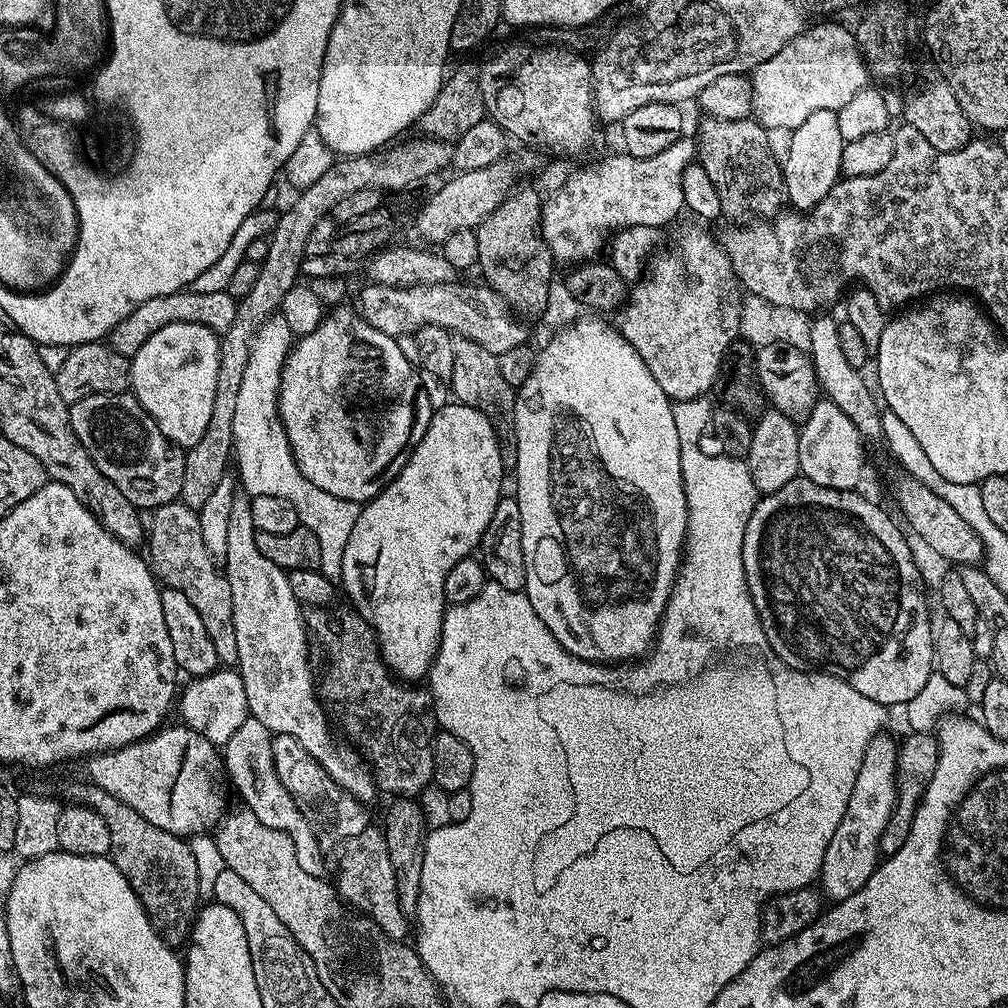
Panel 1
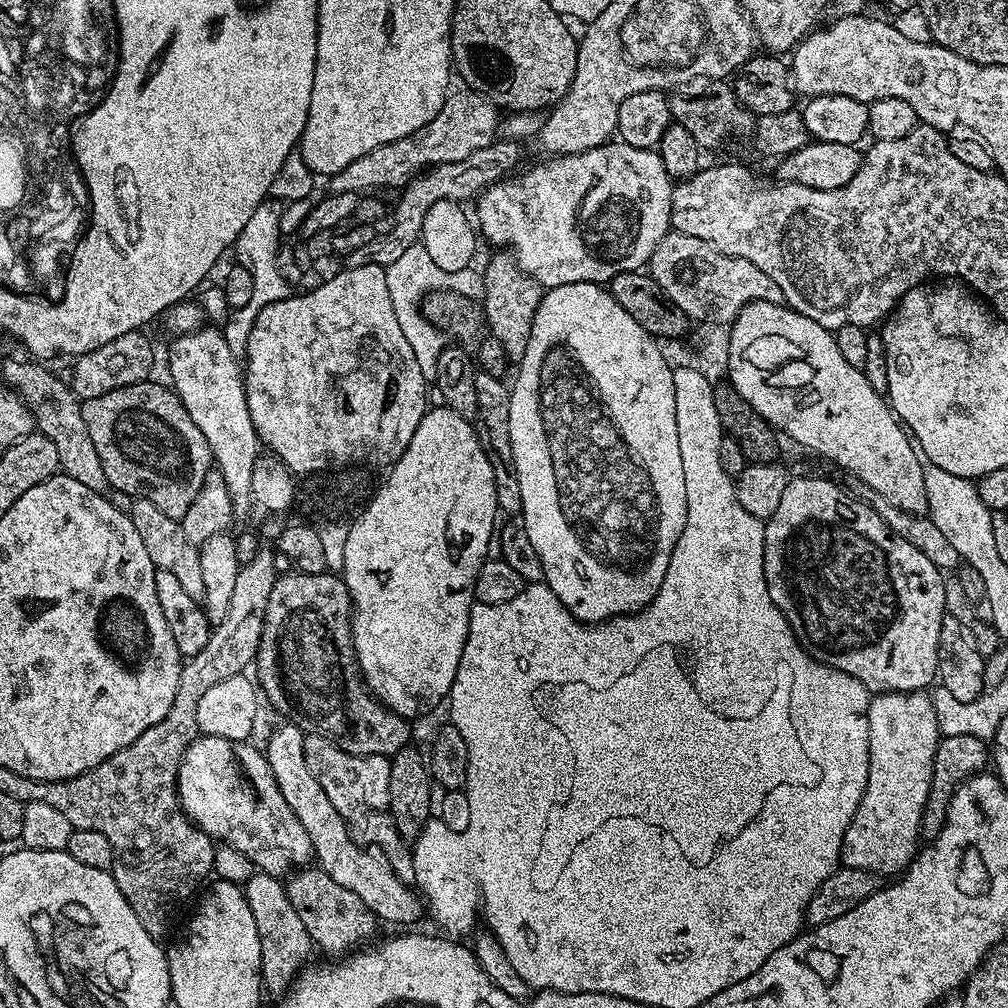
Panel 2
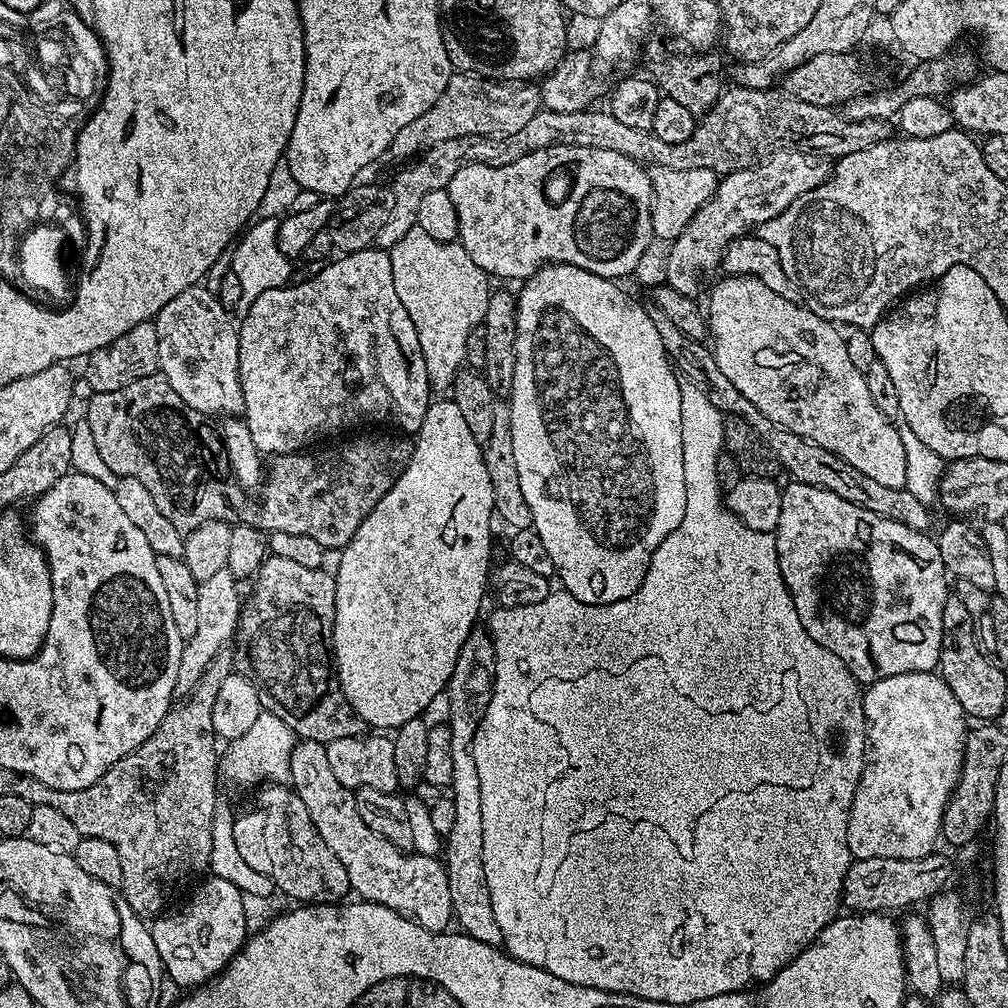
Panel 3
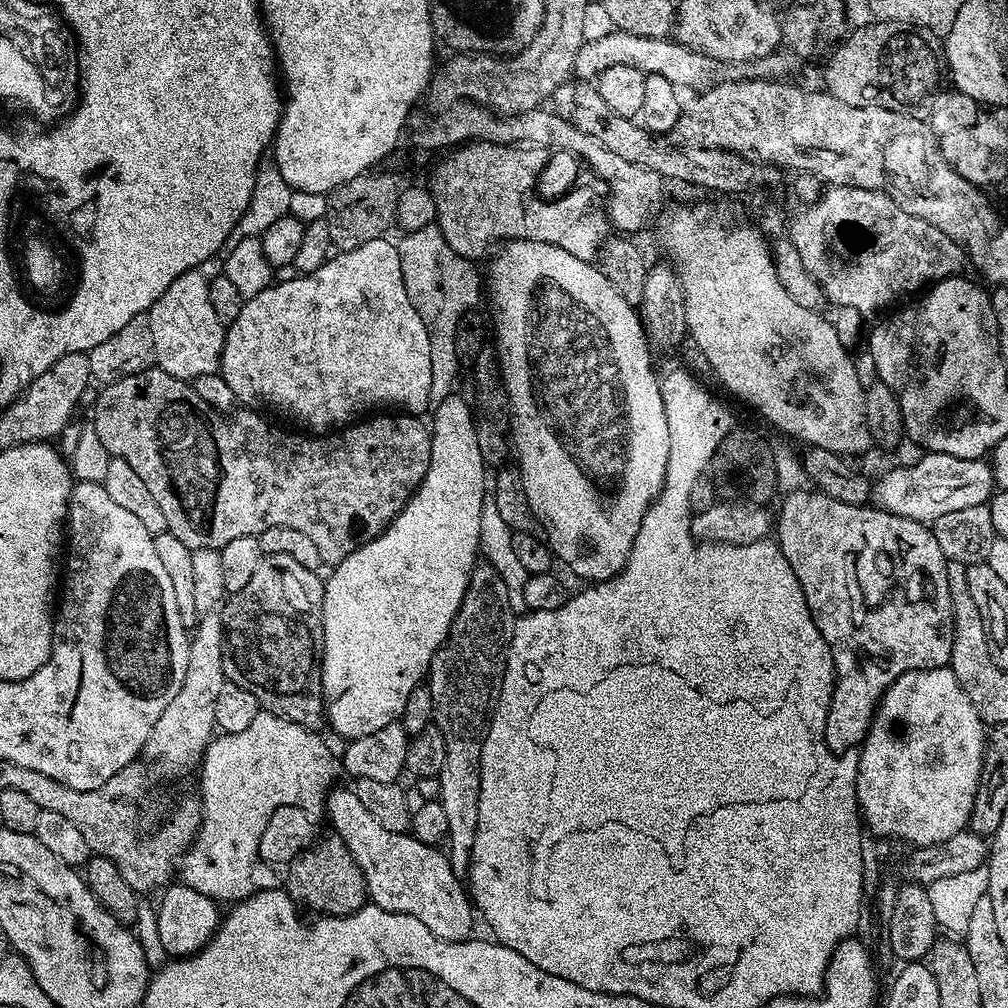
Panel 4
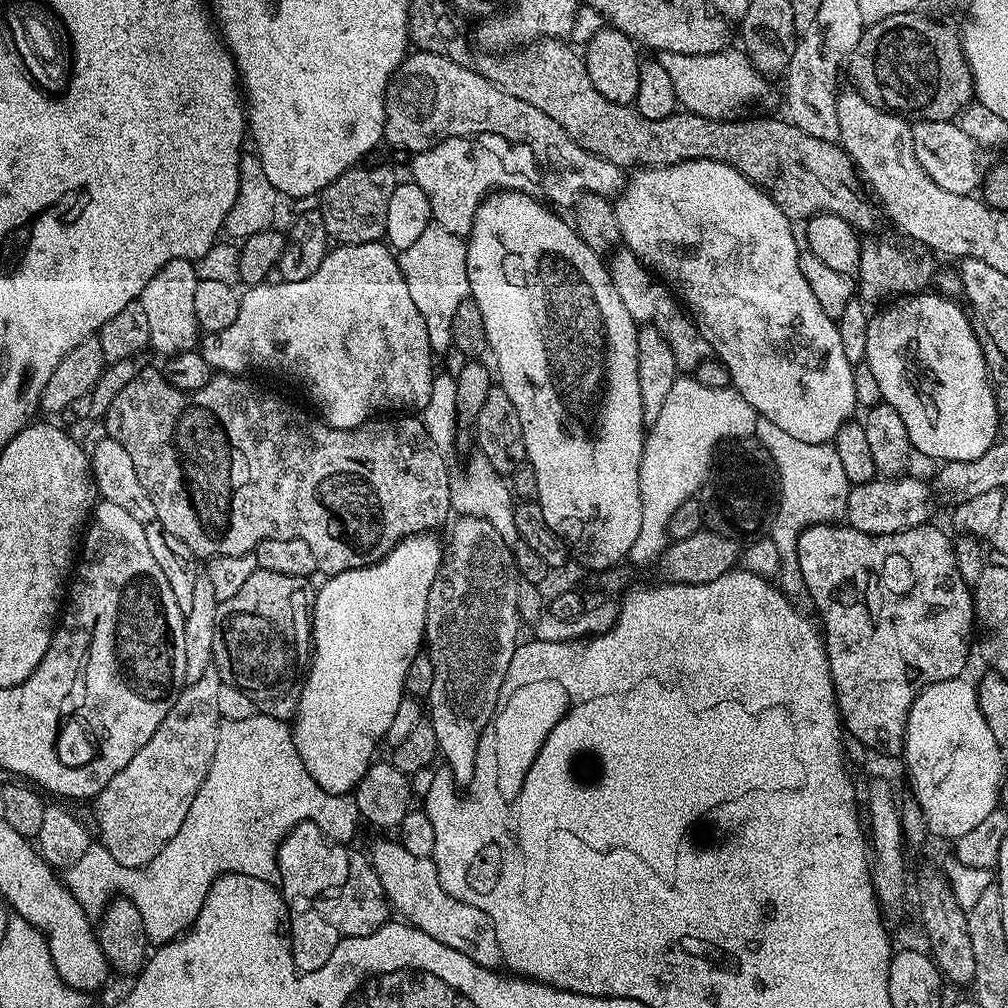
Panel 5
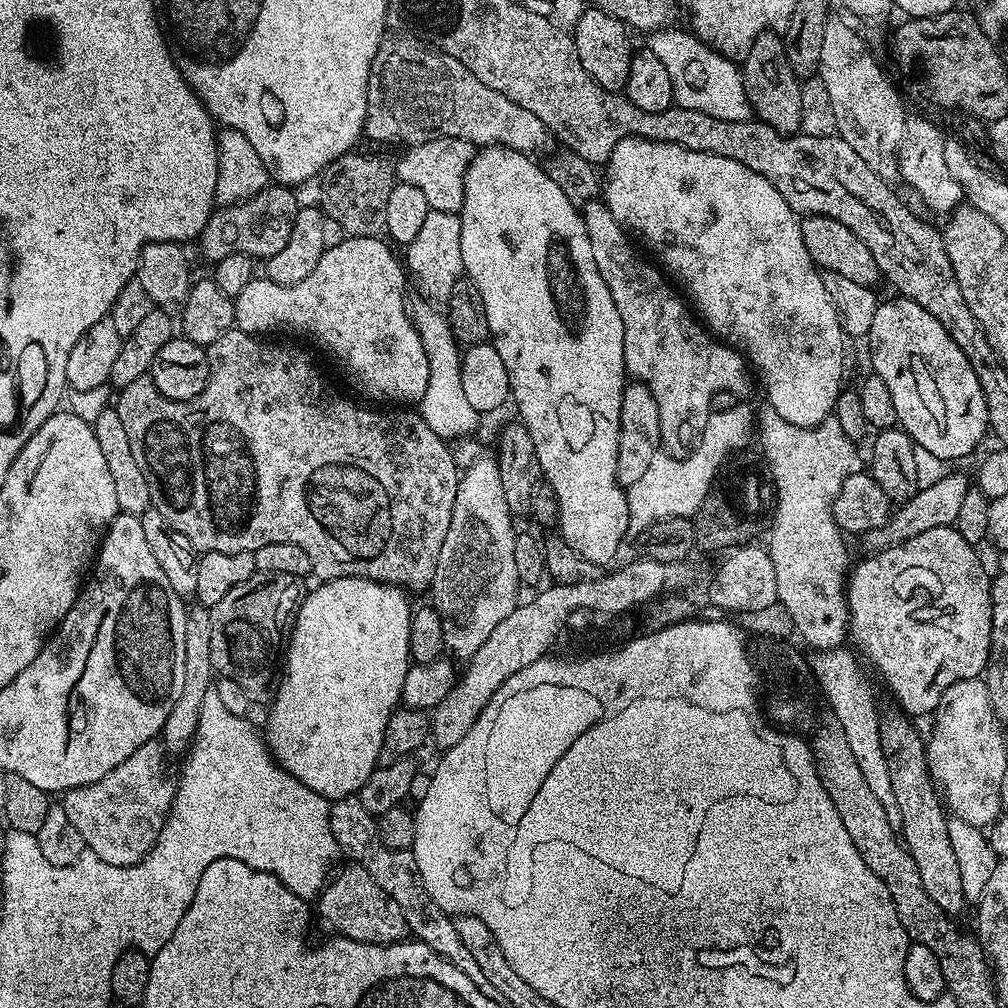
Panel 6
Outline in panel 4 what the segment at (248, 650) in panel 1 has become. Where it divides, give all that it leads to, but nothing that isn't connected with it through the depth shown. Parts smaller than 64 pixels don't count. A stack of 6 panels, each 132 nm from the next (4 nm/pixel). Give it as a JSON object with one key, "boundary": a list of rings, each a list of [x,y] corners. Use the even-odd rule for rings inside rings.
{"boundary":[[[193,270],[174,278],[174,282],[166,286],[166,294],[162,294],[146,313],[150,330],[154,333],[155,367],[189,382],[200,375],[219,373],[224,349],[226,326],[218,322],[218,314],[214,314],[214,306],[210,306],[209,277],[202,273]]]}

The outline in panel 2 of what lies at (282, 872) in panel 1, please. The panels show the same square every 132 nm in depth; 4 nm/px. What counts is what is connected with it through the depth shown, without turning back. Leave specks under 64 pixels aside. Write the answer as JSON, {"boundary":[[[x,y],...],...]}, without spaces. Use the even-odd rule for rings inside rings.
{"boundary":[[[308,866],[295,871],[285,883],[287,897],[297,910],[303,926],[313,945],[326,952],[327,957],[340,958],[361,947],[378,927],[376,916],[362,902],[362,898],[341,886],[328,874],[316,866]]]}

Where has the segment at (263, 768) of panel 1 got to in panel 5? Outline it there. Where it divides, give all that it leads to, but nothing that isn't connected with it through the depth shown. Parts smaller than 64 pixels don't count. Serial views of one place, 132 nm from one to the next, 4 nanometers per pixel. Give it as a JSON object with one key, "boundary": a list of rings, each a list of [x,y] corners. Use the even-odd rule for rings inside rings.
{"boundary":[[[399,839],[376,840],[370,851],[373,870],[377,872],[382,890],[388,900],[391,911],[396,912],[401,921],[412,924],[418,930],[430,934],[442,946],[450,946],[450,950],[458,950],[458,954],[466,954],[478,966],[486,966],[493,970],[502,964],[498,934],[494,934],[494,922],[478,910],[478,906],[470,906],[470,902],[462,902],[450,894],[440,884],[436,863],[431,856],[410,854]]]}

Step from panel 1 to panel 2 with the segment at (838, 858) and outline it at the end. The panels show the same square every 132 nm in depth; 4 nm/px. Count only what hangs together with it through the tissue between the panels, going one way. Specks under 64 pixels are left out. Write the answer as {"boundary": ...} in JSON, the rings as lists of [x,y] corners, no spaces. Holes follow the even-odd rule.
{"boundary":[[[927,691],[881,692],[868,702],[870,762],[862,802],[842,838],[840,863],[875,874],[903,873],[922,840],[920,823],[930,794],[934,754],[942,739]]]}

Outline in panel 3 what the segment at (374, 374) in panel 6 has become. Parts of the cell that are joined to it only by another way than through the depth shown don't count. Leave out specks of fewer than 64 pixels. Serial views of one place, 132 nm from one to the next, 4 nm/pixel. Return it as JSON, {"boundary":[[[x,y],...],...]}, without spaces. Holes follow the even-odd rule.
{"boundary":[[[375,246],[363,248],[337,255],[320,270],[317,276],[301,284],[289,282],[283,288],[258,294],[238,324],[238,374],[244,399],[242,419],[248,424],[260,454],[298,452],[305,446],[315,445],[312,443],[323,436],[332,436],[363,420],[393,424],[412,434],[419,429],[420,415],[430,403],[418,330],[414,330],[406,306],[398,302],[389,253]]]}

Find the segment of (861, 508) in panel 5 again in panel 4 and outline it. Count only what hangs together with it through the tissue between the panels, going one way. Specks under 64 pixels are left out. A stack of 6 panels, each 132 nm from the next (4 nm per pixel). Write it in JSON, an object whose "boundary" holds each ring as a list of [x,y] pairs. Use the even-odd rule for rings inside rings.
{"boundary":[[[928,452],[910,468],[895,467],[872,484],[871,503],[882,512],[925,526],[935,524],[938,518],[946,514],[987,505],[994,496],[992,465],[983,459],[967,460],[941,452]]]}

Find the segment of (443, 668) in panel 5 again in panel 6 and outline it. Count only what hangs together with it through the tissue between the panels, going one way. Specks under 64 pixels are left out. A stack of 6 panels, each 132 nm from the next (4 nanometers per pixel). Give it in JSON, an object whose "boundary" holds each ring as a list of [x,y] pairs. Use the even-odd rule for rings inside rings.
{"boundary":[[[481,454],[476,457],[473,464],[467,465],[463,469],[460,477],[460,485],[458,486],[458,494],[454,498],[454,514],[450,514],[450,530],[446,530],[446,542],[442,542],[442,554],[438,554],[438,566],[434,570],[434,578],[432,579],[432,587],[430,589],[430,604],[435,609],[435,612],[441,618],[442,634],[444,635],[444,647],[448,652],[452,651],[451,655],[457,661],[467,661],[484,642],[486,638],[490,638],[494,626],[498,626],[498,622],[502,622],[502,618],[506,618],[506,614],[510,614],[510,610],[514,610],[518,603],[516,595],[522,591],[522,585],[518,578],[518,570],[514,566],[514,538],[516,537],[518,528],[514,523],[514,517],[510,509],[506,506],[506,494],[502,494],[502,482],[498,478],[498,466],[496,465],[495,455]]]}

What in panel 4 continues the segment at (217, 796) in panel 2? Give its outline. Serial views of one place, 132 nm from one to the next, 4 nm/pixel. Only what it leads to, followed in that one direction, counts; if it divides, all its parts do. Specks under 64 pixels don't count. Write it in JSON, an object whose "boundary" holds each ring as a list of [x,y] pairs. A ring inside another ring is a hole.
{"boundary":[[[340,837],[328,840],[328,844],[320,848],[320,856],[316,856],[316,860],[304,860],[304,864],[296,864],[296,872],[284,880],[284,889],[299,907],[304,908],[308,900],[312,900],[306,910],[321,915],[348,916],[364,907],[368,900],[361,868],[354,862]],[[300,896],[308,896],[308,900],[300,902]]]}

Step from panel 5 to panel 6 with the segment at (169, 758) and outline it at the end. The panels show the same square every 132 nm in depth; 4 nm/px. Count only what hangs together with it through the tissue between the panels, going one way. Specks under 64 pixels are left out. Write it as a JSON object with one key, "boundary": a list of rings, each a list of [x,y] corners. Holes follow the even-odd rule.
{"boundary":[[[151,740],[134,750],[126,762],[110,770],[106,778],[63,793],[66,818],[70,818],[78,834],[82,834],[85,849],[102,858],[102,862],[129,868],[158,842],[158,834],[162,834],[162,826],[172,809],[177,785],[164,759],[166,753],[161,741]]]}

